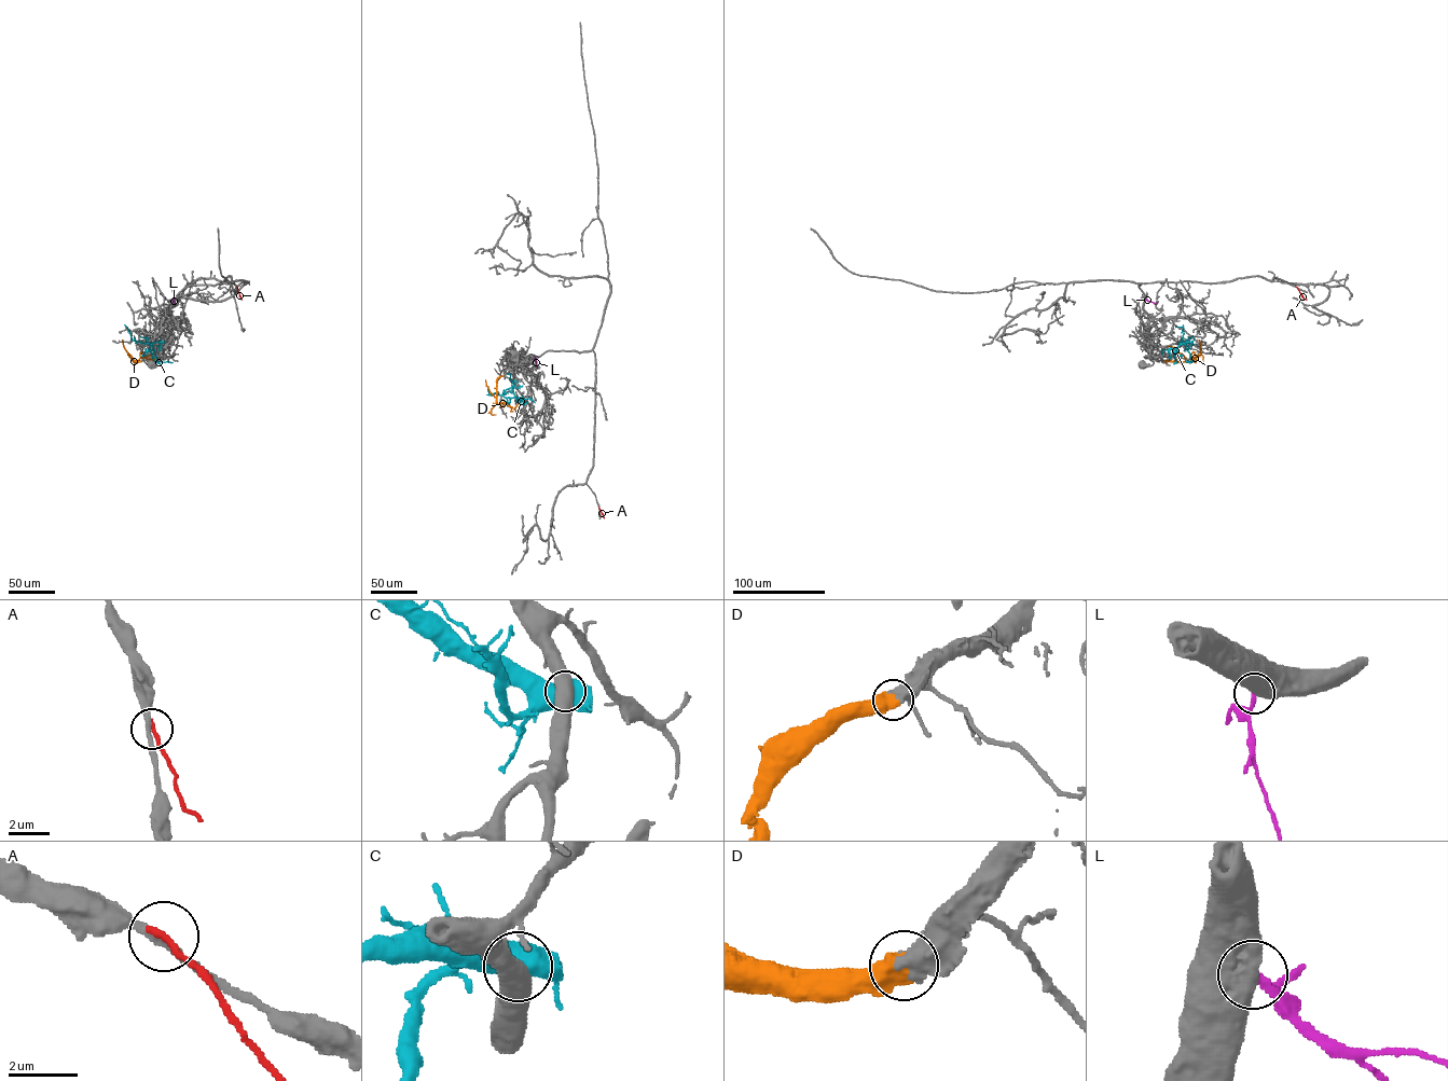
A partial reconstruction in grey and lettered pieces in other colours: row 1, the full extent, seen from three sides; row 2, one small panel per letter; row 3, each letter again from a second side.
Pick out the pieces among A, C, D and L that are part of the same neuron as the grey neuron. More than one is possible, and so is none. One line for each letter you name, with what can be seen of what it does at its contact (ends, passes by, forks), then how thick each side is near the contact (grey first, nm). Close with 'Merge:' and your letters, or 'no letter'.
D: It ends there. Thickness 480 nm (grey) against 700 nm
Merge: D

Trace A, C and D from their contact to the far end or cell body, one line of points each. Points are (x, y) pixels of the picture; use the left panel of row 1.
A: (236, 287), (242, 300)
C: (164, 342), (134, 341), (125, 326)
D: (140, 361), (132, 360), (123, 340)

